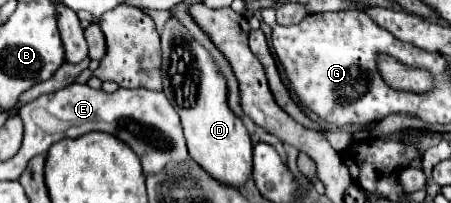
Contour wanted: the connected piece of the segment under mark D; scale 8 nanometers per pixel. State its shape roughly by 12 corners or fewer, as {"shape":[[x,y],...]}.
{"shape":[[164,23],[164,93],[190,157],[232,187],[252,139],[214,57]]}

